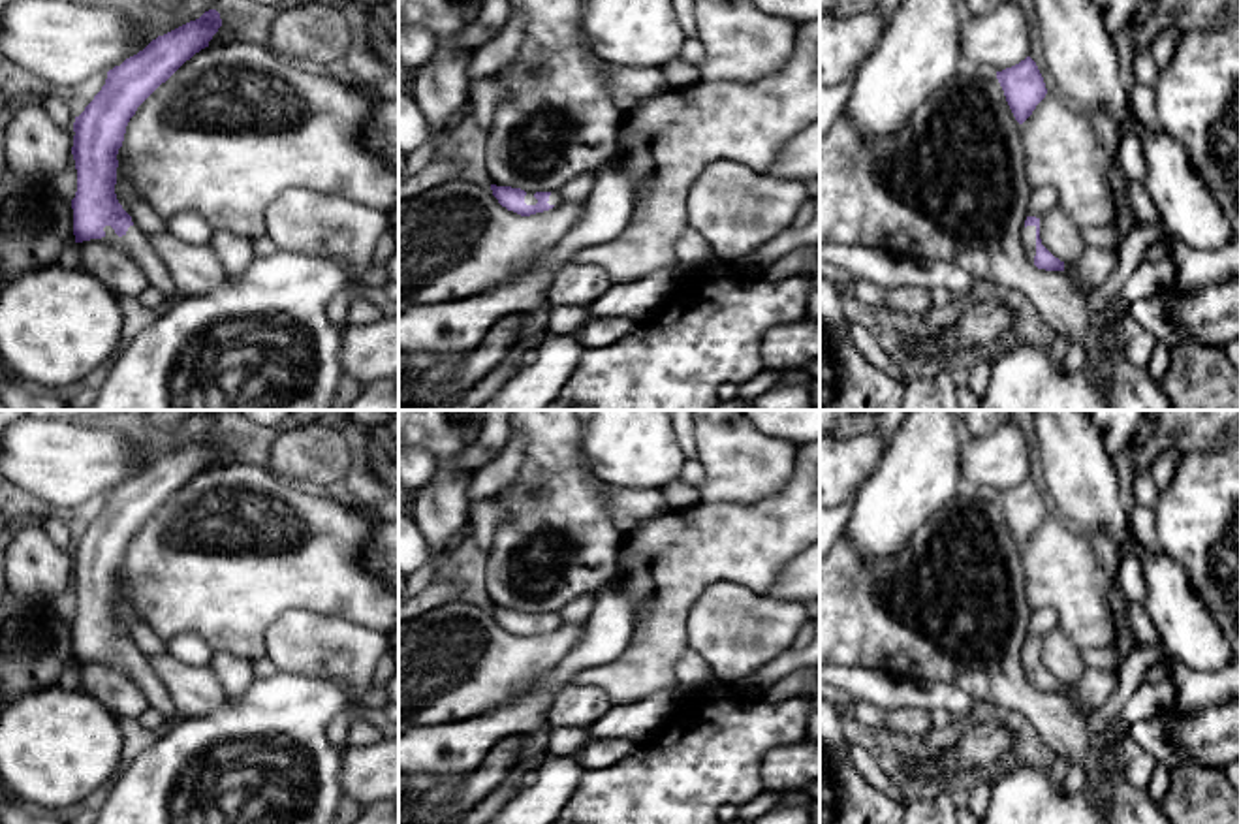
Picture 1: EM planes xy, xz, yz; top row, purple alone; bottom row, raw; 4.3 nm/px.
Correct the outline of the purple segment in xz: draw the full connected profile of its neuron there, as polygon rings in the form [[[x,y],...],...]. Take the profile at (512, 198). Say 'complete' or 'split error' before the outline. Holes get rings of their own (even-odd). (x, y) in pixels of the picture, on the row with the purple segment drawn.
split error; [[[491,184],[493,196],[498,199],[502,207],[513,211],[521,216],[530,216],[536,213],[543,213],[560,203],[557,192],[525,192],[521,188],[511,186],[496,186]]]

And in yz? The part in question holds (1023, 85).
complete; [[[1030,56],[1012,68],[996,71],[996,79],[1019,124],[1023,124],[1032,115],[1036,105],[1047,94],[1043,77]]]

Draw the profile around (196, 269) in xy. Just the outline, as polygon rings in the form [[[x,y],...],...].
[[[169,231],[147,237],[167,267],[179,295],[199,295],[229,280],[211,245],[188,245]]]

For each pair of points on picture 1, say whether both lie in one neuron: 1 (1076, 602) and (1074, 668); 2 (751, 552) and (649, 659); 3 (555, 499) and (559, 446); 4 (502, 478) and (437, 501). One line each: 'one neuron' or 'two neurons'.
1: two neurons
2: one neuron
3: one neuron
4: two neurons

